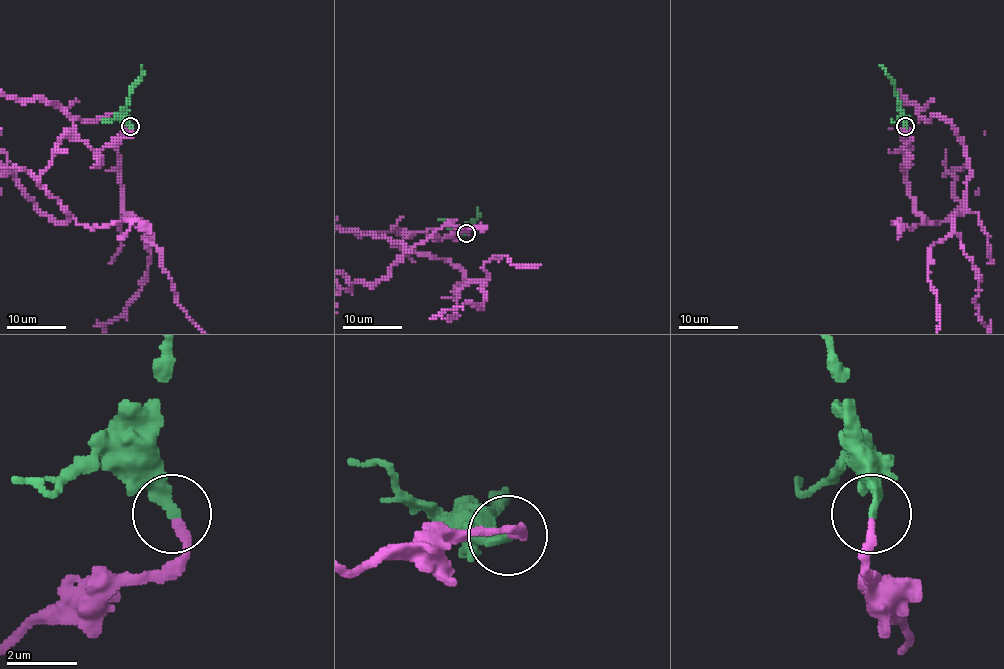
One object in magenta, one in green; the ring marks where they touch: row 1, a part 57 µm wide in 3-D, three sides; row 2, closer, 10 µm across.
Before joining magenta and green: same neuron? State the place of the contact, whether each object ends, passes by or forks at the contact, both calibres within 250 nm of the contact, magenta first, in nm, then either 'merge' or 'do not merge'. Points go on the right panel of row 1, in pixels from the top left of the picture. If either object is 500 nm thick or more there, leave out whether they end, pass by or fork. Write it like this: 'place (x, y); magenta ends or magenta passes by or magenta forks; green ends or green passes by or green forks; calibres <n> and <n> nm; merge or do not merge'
place (905, 126); magenta ends; green ends; calibres 240 and 320 nm; merge

